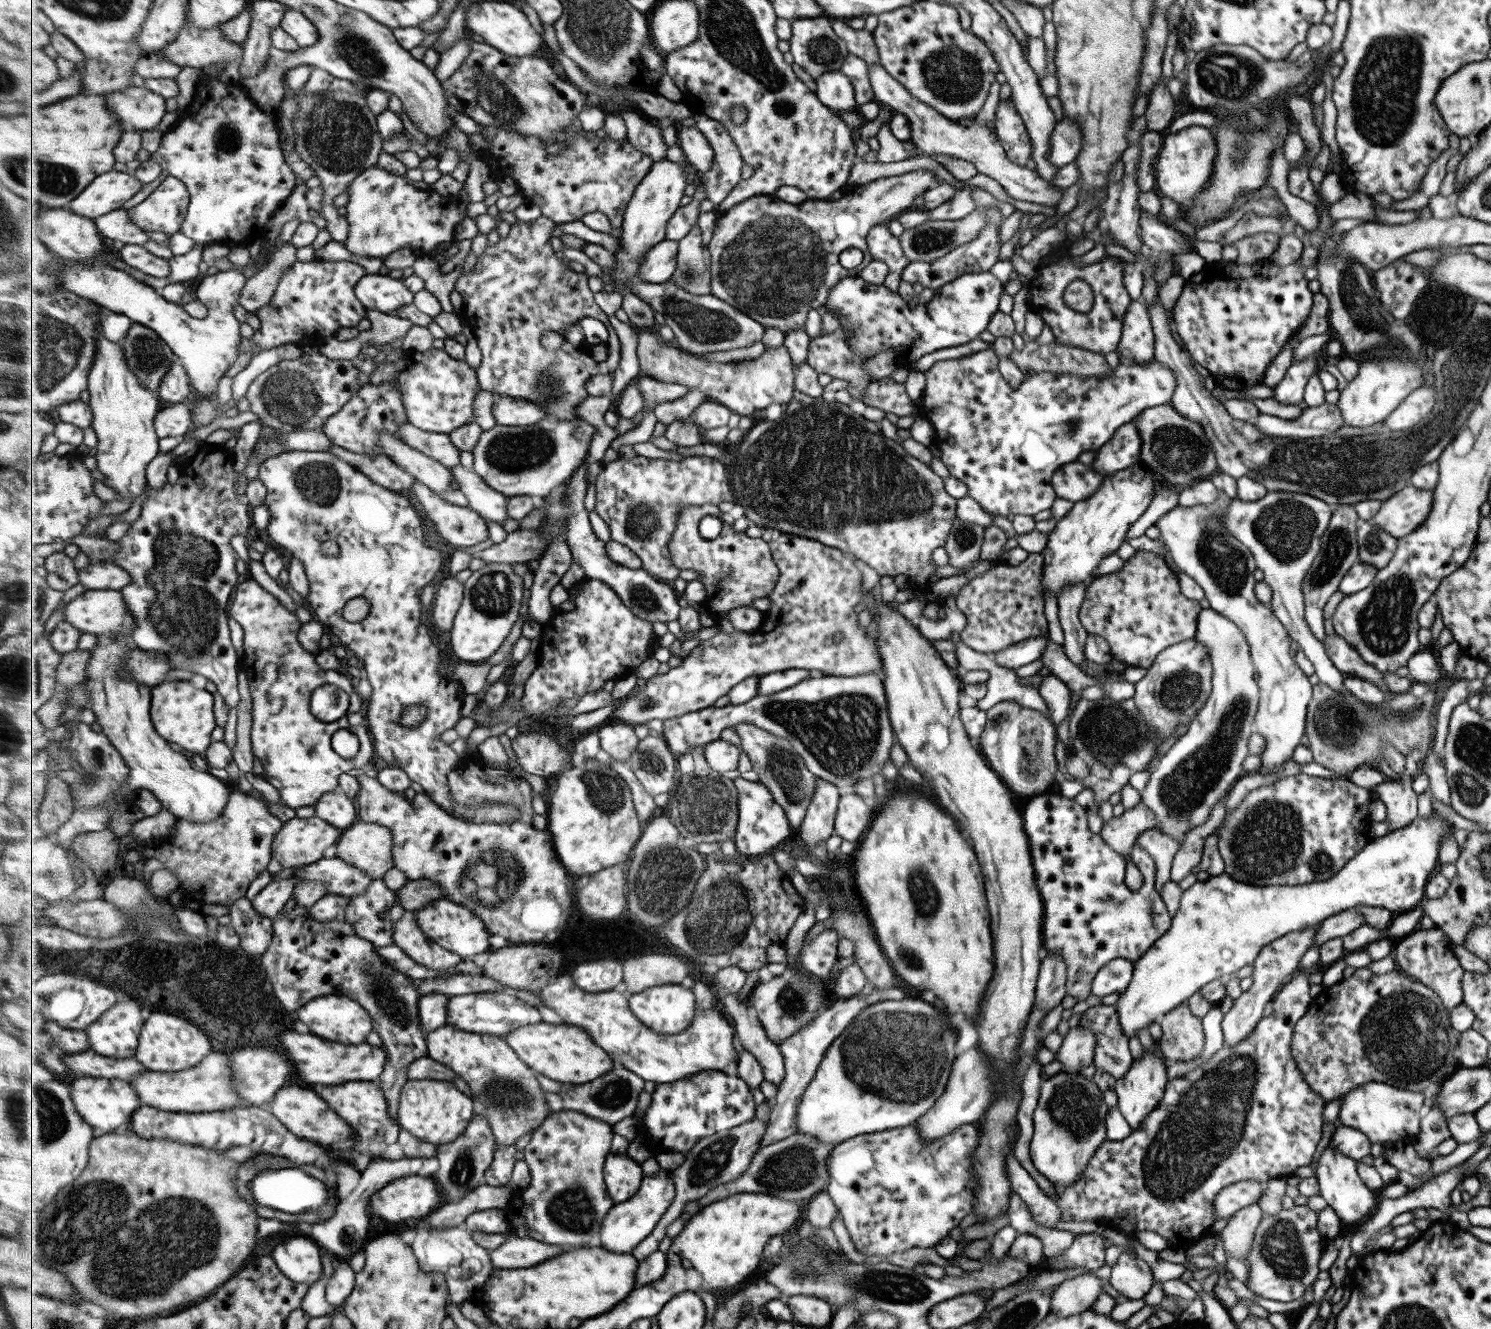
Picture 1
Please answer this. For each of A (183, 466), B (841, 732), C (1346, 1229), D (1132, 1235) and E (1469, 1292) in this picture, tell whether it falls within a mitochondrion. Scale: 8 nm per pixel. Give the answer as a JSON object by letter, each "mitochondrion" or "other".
{"A":"other","B":"mitochondrion","C":"other","D":"other","E":"other"}

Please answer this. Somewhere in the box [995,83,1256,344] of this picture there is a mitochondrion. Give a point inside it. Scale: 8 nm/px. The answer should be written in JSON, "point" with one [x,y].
{"point":[1239,150]}

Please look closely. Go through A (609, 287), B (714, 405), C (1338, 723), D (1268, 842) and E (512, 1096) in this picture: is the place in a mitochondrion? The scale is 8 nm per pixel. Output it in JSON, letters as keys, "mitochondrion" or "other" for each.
{"A":"other","B":"other","C":"mitochondrion","D":"mitochondrion","E":"mitochondrion"}

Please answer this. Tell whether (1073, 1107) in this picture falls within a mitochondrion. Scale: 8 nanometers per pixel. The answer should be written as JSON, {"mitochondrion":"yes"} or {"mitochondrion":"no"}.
{"mitochondrion":"yes"}

